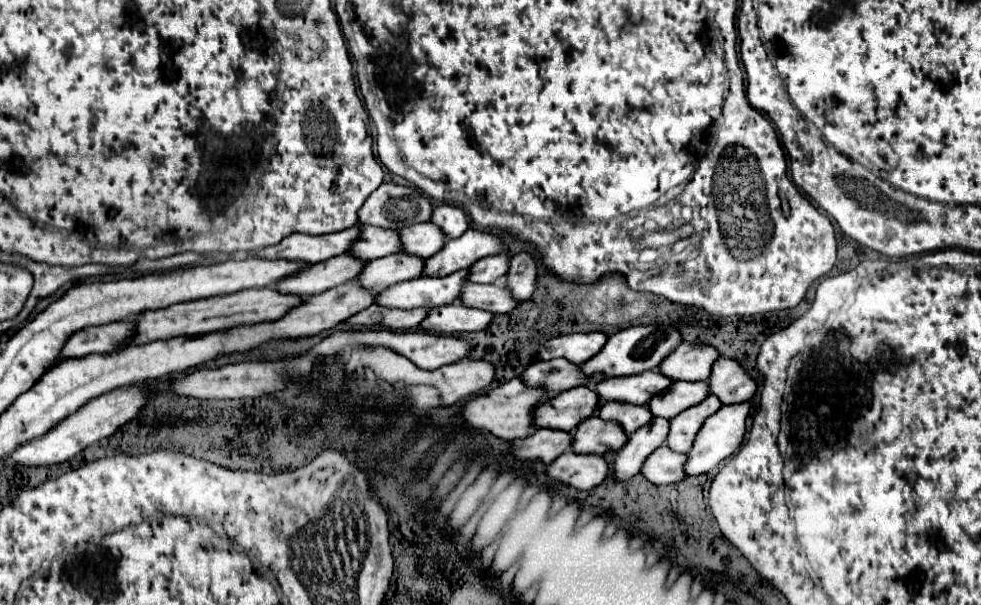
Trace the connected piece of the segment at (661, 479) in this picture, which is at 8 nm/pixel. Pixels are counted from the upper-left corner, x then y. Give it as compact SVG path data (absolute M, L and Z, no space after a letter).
M662 445L650 455L650 459L644 461L642 473L654 485L678 483L686 477L686 471L684 471L686 461L688 461L688 455L672 451L668 445Z

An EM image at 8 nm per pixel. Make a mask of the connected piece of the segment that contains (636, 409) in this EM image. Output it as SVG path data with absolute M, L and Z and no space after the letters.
M608 401L598 409L598 415L602 419L616 419L622 423L624 431L630 435L638 427L652 421L652 413L646 405L630 405L622 401Z

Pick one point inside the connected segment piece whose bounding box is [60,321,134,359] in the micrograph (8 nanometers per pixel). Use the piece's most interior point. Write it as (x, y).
(104, 338)

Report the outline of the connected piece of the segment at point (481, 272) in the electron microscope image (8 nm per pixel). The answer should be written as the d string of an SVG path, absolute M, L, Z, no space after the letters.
M506 253L484 257L472 265L468 281L472 281L472 283L496 283L496 279L500 279L508 273L508 267L510 267L510 259Z

